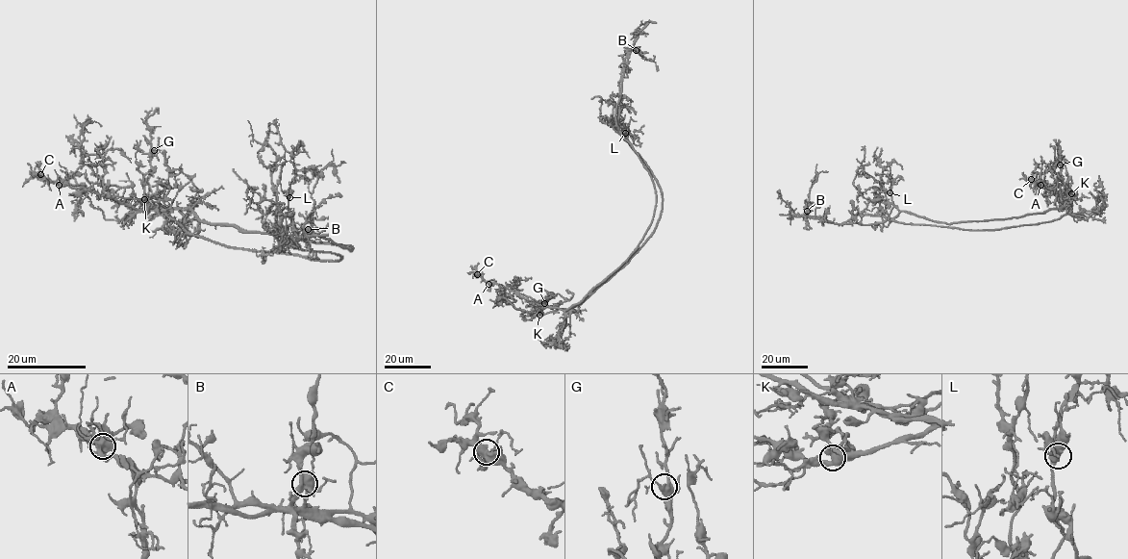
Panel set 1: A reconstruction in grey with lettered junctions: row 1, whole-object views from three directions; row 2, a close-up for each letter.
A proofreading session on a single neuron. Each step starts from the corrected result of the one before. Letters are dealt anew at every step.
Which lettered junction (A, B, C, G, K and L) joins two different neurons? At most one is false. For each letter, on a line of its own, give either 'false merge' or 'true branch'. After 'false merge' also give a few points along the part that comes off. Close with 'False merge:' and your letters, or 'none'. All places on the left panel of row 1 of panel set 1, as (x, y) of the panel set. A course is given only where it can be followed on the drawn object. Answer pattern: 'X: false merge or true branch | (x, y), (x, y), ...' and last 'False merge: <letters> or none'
A: true branch
B: false merge | (308, 229), (280, 250), (281, 234), (283, 242), (341, 258), (224, 246), (171, 229), (196, 215)
C: true branch
G: true branch
K: true branch
L: true branch
False merge: B

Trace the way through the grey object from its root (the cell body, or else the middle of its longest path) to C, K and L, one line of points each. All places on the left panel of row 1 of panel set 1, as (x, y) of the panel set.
C: (348, 245), (242, 233), (234, 226), (207, 223), (189, 209), (161, 209), (137, 199), (102, 196), (40, 174)
K: (348, 245), (271, 234), (242, 233), (234, 226), (207, 223), (189, 209), (159, 211), (144, 199)
L: (348, 245), (352, 248), (297, 229), (288, 216), (289, 197)

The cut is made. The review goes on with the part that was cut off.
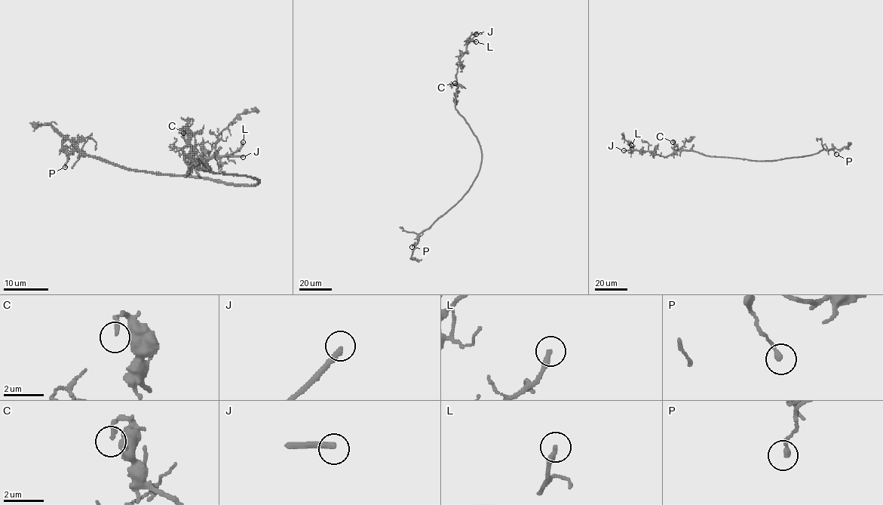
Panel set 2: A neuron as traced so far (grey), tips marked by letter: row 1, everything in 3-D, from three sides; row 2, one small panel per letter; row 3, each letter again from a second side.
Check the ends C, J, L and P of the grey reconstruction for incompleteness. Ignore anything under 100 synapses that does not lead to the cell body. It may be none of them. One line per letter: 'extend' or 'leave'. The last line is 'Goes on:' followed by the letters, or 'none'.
C: leave
J: extend
L: leave
P: leave
Goes on: J

